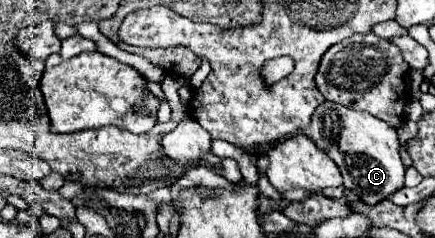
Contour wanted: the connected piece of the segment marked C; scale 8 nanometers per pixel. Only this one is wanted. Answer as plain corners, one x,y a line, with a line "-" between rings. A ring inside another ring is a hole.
325,101
315,109
311,125
297,133
311,137
315,145
337,163
345,179
343,185
357,193
361,201
375,205
403,187
405,165
399,157
399,137
397,131
389,127
385,121
365,111
355,111
339,103

